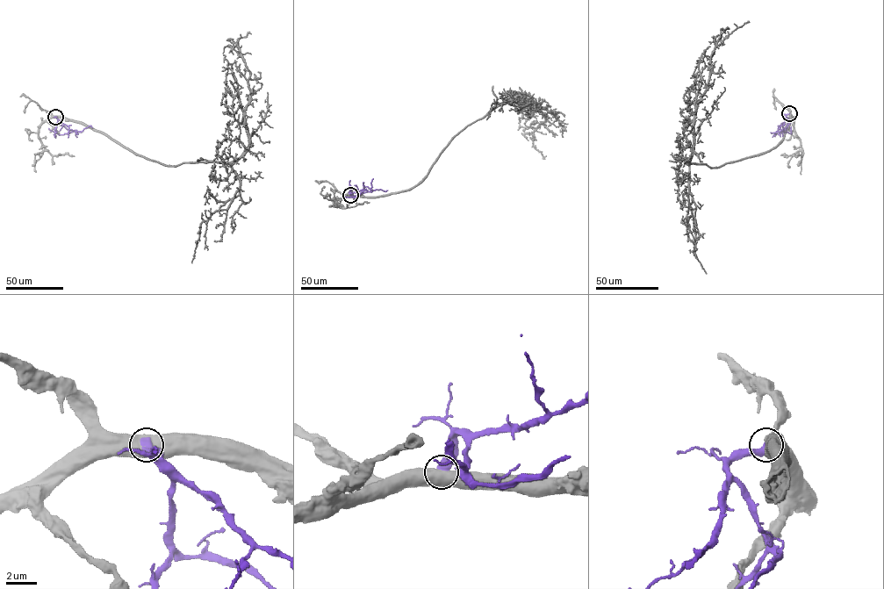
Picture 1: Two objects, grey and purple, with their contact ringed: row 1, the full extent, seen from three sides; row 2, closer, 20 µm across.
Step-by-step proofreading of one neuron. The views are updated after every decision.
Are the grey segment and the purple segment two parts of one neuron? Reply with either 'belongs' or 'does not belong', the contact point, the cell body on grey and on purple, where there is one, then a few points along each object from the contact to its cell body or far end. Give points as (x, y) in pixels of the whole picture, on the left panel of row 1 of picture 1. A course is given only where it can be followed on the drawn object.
does not belong; at (55, 117); no cell body on grey; no cell body on purple; grey runs (55, 117), (84, 123), (166, 165), (233, 161), (248, 143), (250, 71), (238, 40), (249, 32); purple runs (55, 117), (59, 125), (72, 131), (58, 134), (48, 128)

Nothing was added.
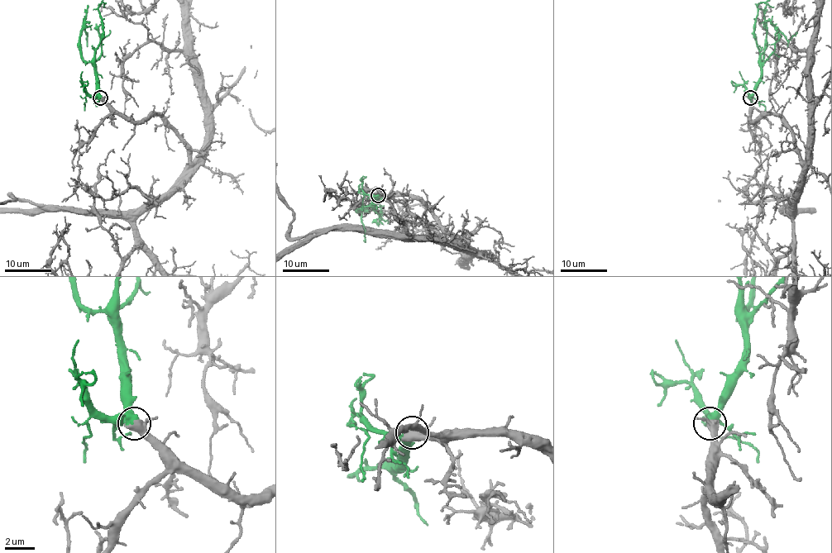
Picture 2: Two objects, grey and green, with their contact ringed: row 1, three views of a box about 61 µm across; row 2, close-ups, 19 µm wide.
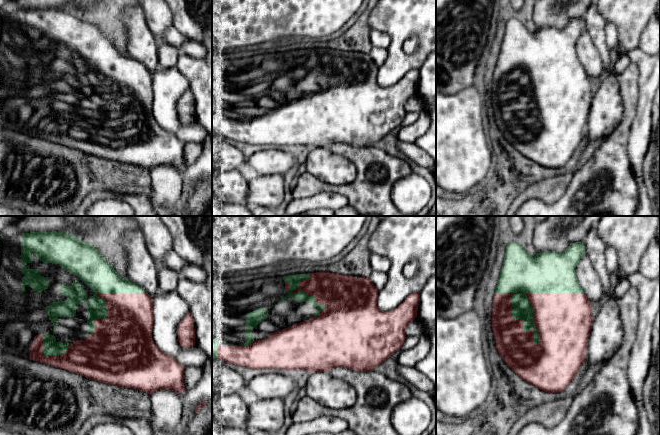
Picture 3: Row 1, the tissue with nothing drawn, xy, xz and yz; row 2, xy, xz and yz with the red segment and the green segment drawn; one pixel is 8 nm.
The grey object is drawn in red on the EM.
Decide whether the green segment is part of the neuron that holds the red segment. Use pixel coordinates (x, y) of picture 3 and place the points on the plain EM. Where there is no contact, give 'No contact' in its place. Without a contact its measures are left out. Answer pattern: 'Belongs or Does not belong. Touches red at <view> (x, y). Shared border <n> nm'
Belongs. Touches red at yz (528, 69). Shared border 550 nm

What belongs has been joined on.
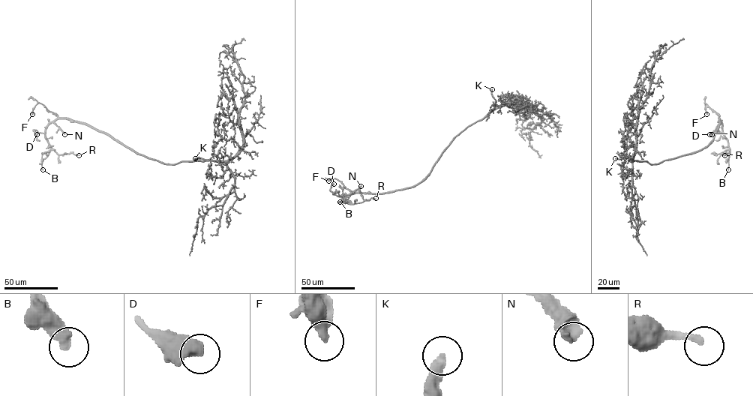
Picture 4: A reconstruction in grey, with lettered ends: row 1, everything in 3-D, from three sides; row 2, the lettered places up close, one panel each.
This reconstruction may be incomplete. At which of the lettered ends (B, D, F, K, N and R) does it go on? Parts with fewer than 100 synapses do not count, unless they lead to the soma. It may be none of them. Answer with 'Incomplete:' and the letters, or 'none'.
Incomplete: K

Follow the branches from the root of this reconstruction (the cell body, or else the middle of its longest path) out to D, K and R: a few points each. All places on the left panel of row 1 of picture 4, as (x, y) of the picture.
D: (170, 164), (139, 154), (103, 133), (65, 118), (52, 121), (44, 133), (34, 130), (37, 134)
K: (170, 164), (204, 160), (195, 158)
R: (170, 164), (139, 154), (83, 124), (65, 118), (52, 121), (46, 130), (49, 144), (58, 154), (79, 155)

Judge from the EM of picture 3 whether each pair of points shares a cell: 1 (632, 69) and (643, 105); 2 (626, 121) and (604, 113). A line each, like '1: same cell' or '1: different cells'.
1: different cells
2: different cells

